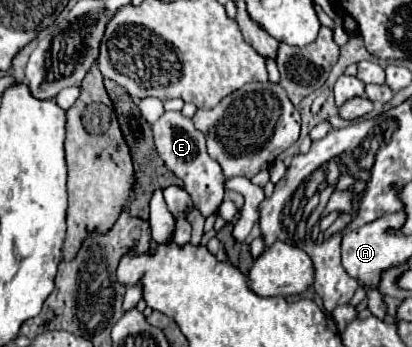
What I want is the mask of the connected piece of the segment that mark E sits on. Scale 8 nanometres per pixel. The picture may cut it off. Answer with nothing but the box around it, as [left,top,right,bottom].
[153,111,227,215]

